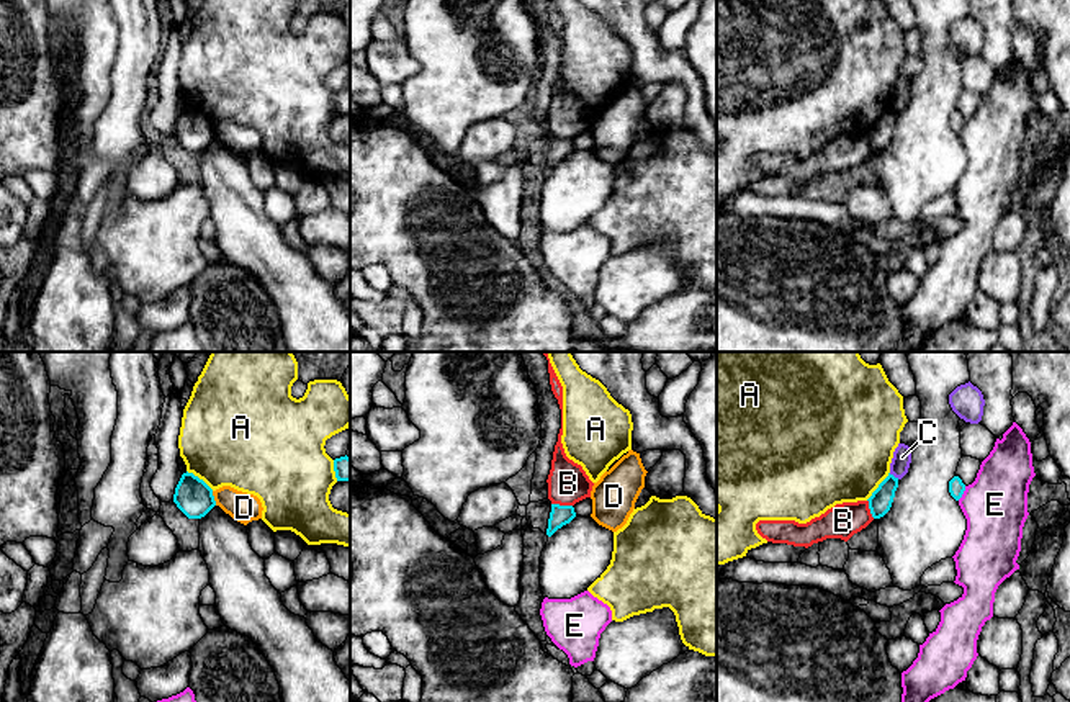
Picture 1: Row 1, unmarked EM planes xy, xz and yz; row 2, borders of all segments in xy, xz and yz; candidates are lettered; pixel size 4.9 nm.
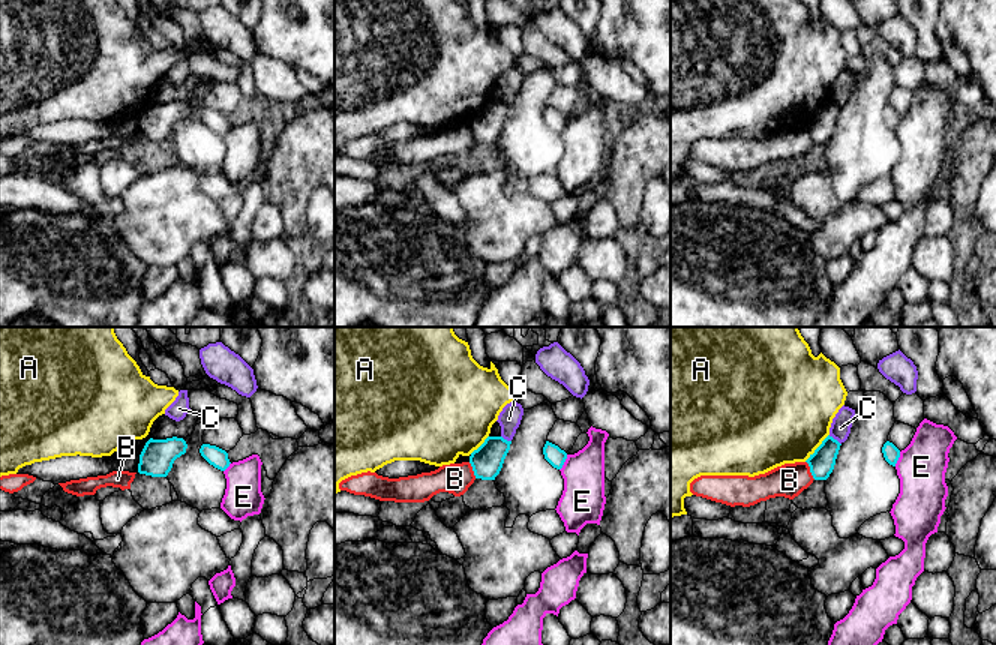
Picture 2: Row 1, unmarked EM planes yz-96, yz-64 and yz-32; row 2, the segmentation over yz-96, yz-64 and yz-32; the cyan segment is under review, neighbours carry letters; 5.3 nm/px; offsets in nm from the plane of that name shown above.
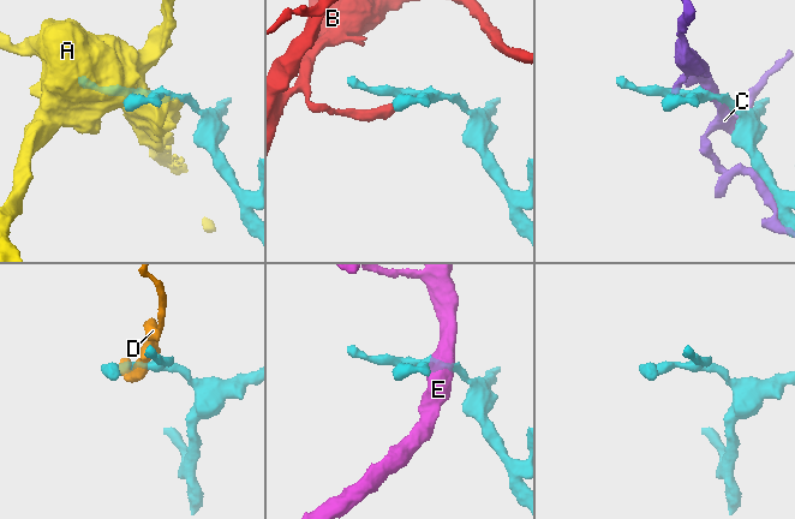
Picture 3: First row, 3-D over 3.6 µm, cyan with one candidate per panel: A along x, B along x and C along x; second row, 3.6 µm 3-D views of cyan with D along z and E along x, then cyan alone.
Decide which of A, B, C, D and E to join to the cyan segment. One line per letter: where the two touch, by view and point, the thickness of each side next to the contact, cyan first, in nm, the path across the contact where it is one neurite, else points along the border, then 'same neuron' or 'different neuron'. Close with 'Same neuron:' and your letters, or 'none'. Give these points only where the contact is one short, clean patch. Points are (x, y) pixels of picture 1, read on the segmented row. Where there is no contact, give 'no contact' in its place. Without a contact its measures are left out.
A: meets cyan in yz at (879, 486); 110 nm thick on the cyan side, 480 nm on the other; different neuron
B: meets cyan in xz at (561, 506); 100 nm thick on the cyan side, 200 nm on the other; border along xz (552, 503), (571, 506); different neuron
C: meets cyan in yz at (892, 475); 110 nm thick on the cyan side, 100 nm on the other; different neuron
D: meets cyan in xy at (213, 498); 180 nm thick on the cyan side, 150 nm on the other; different neuron
E: meets cyan in yz at (962, 493); 80 nm thick on the cyan side, 320 nm on the other; border along yz (966, 486), (957, 499); different neuron
Same neuron: none

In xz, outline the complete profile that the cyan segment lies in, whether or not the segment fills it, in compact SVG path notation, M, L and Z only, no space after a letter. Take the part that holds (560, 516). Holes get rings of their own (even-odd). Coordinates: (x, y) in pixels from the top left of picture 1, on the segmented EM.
M551 504L546 535L551 537L558 529L569 524L576 517L573 506Z

